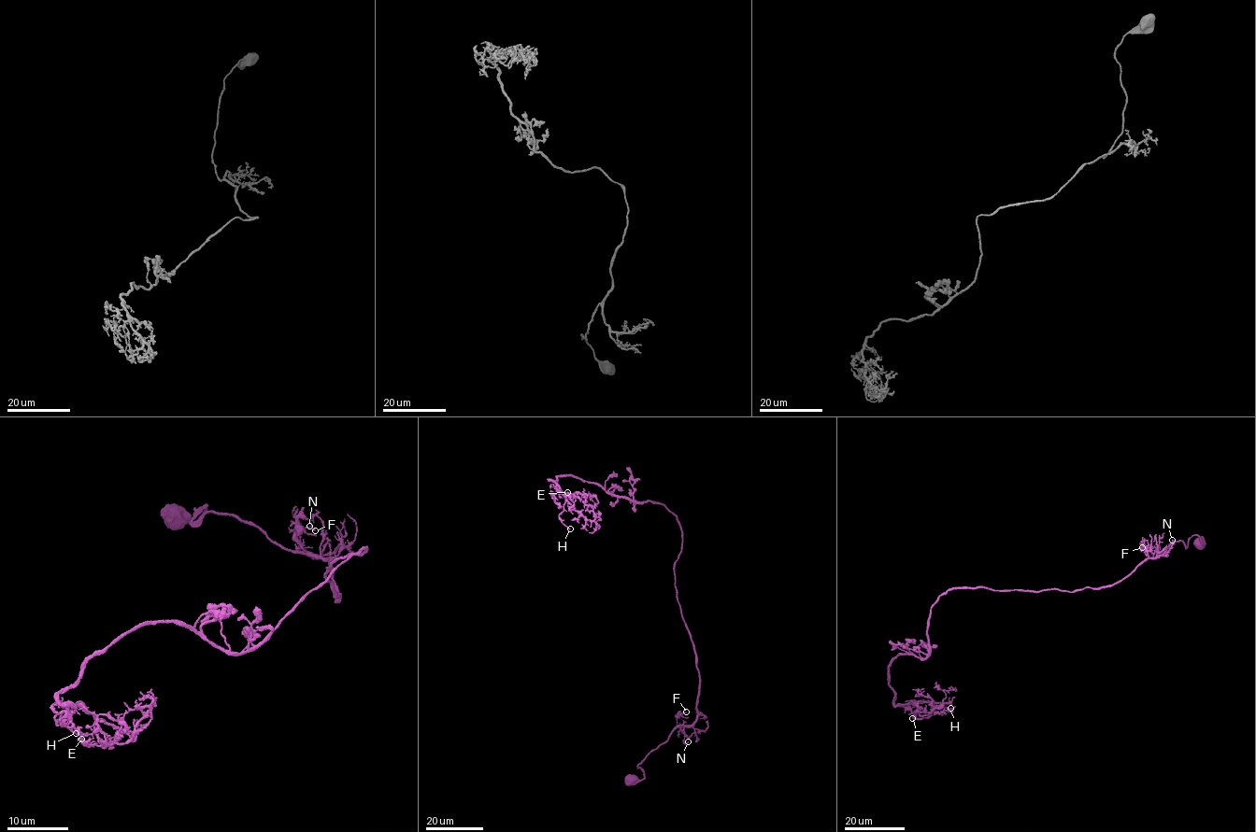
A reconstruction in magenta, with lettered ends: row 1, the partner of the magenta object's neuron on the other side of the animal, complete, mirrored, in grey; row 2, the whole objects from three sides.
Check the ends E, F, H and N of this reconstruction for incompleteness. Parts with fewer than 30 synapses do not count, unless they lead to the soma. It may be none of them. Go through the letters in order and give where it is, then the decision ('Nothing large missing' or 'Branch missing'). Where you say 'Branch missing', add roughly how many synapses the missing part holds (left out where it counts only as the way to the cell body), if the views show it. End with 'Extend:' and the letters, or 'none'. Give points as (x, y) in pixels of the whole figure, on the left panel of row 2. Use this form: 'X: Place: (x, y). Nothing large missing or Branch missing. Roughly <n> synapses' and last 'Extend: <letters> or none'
E: Place: (81, 739). Nothing large missing
F: Place: (315, 530). Nothing large missing
H: Place: (76, 733). Nothing large missing
N: Place: (309, 526). Nothing large missing
Extend: none

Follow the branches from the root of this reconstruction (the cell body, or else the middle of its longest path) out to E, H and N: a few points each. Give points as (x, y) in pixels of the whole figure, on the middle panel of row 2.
E: (633, 778), (696, 717), (700, 677), (675, 585), (682, 529), (663, 505), (549, 480), (575, 511), (567, 492)
H: (633, 778), (696, 717), (700, 677), (675, 585), (680, 525), (663, 505), (561, 474), (549, 480), (570, 528)
N: (633, 778), (644, 778), (638, 764), (677, 726), (684, 726), (683, 740), (688, 741)

